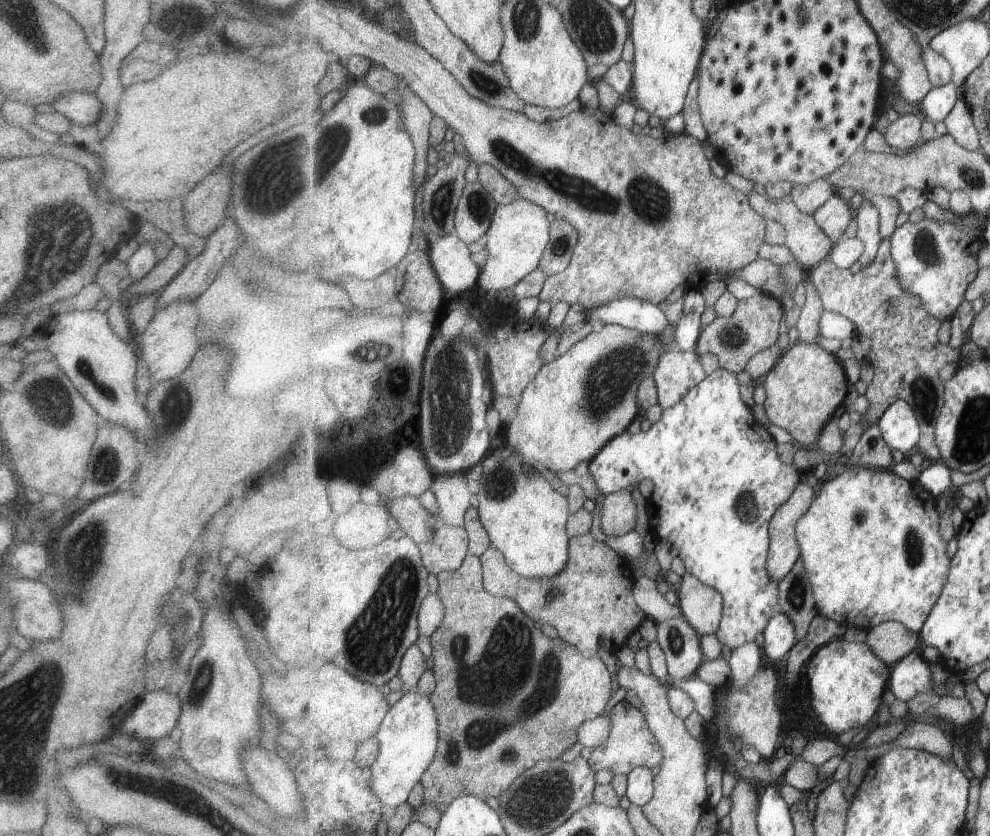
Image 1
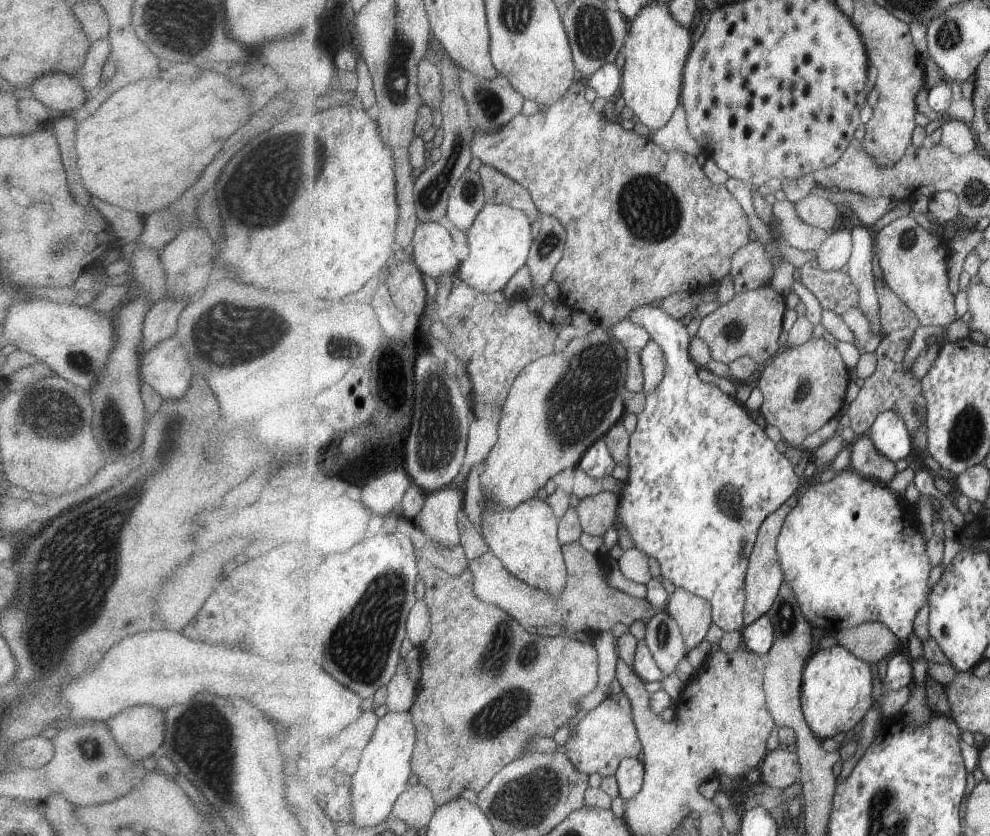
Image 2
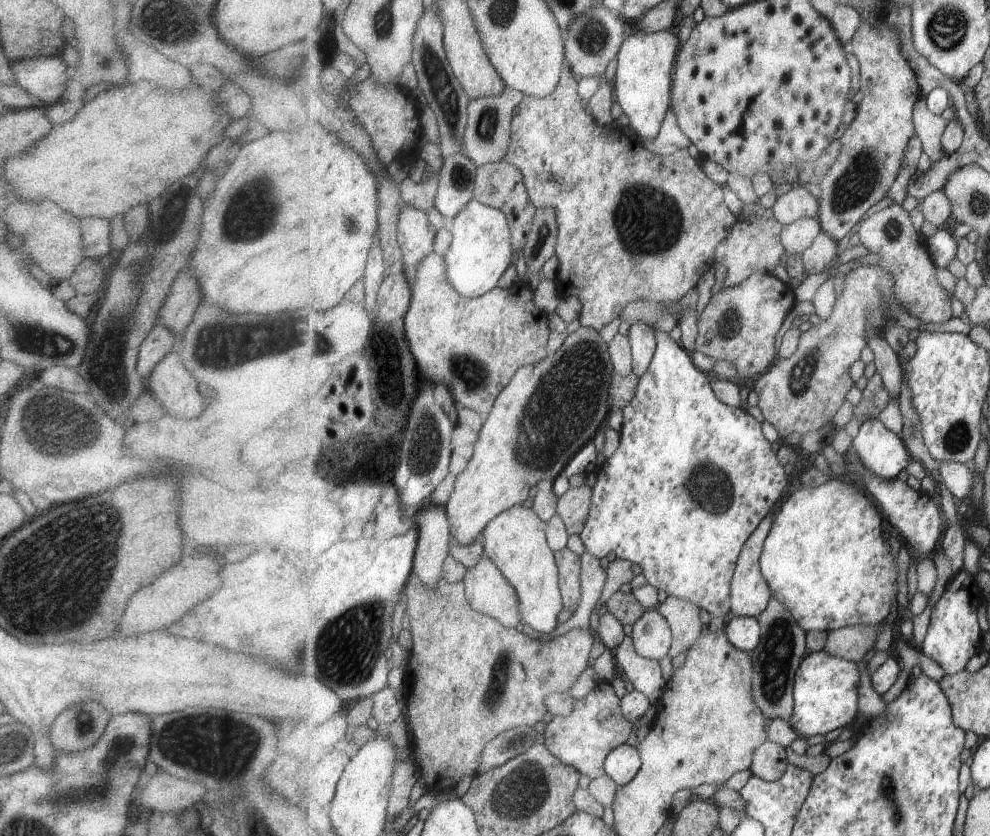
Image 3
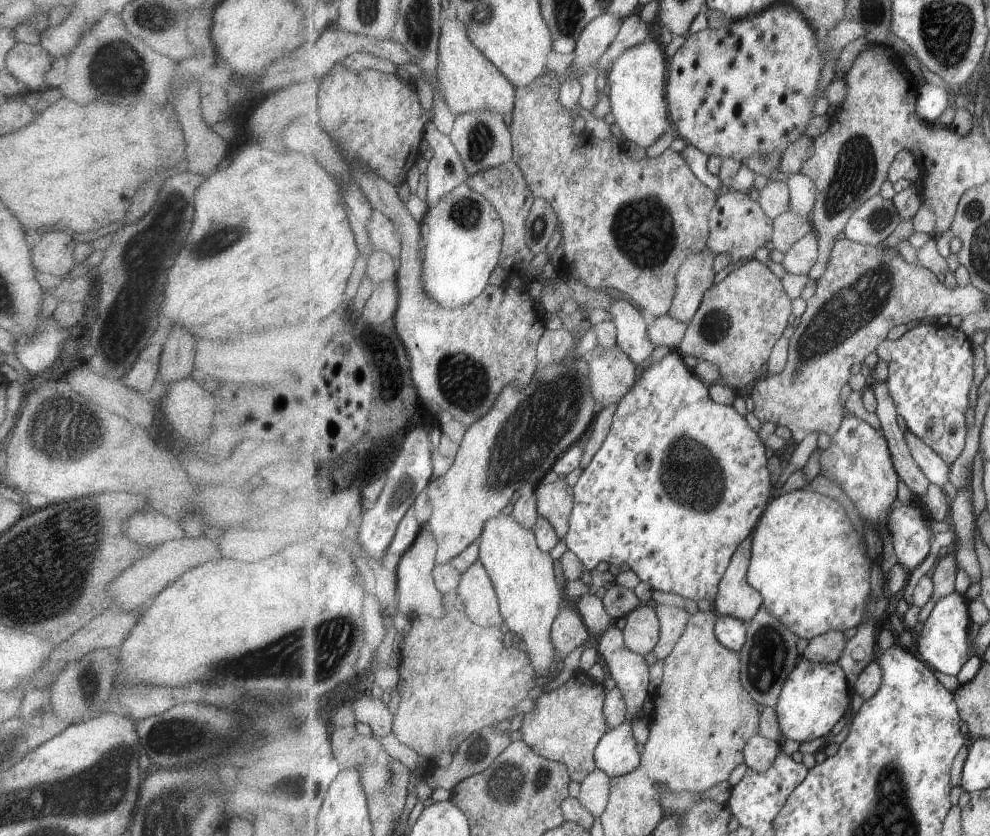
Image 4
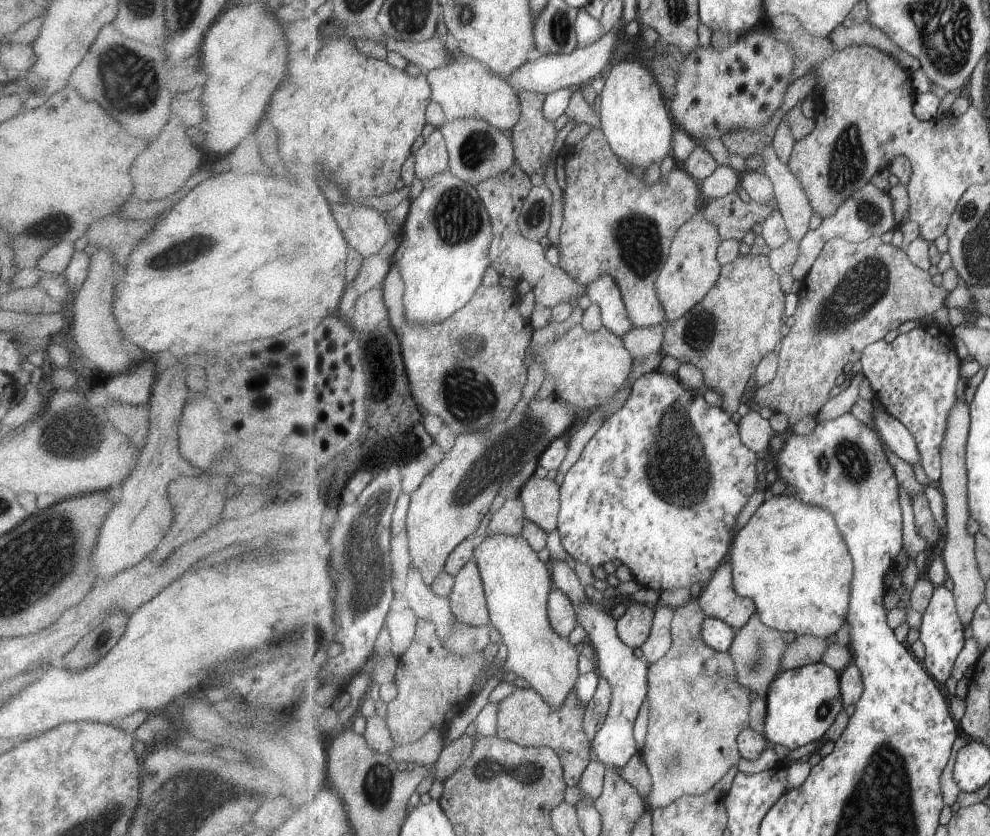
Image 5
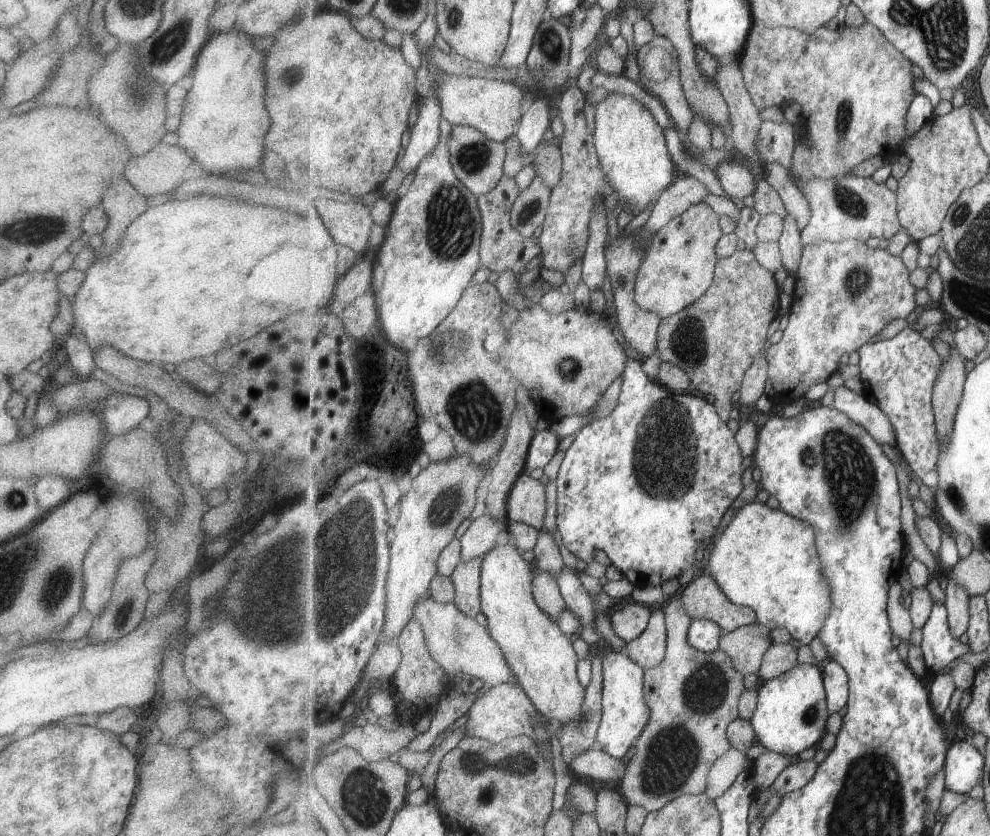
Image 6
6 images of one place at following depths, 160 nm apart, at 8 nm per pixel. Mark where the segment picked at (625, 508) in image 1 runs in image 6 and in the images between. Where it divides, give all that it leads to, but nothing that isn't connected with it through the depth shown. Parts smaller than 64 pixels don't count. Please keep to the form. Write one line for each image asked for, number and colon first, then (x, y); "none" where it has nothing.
2: (597, 512)
3: (574, 505)
4: (555, 500)
5: (541, 497)
6: (528, 503)

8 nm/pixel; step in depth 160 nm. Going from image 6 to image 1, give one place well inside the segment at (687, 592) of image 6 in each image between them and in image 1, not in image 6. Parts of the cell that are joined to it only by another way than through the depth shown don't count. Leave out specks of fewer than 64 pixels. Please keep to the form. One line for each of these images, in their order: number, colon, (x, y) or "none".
1: (784, 552)
2: (765, 577)
3: (751, 594)
4: (736, 597)
5: (719, 599)

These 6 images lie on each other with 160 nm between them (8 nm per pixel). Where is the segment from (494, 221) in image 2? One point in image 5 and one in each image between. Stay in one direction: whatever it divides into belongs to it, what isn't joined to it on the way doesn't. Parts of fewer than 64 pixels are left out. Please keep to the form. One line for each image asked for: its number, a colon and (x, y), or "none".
3: (482, 251)
4: (466, 233)
5: (437, 270)

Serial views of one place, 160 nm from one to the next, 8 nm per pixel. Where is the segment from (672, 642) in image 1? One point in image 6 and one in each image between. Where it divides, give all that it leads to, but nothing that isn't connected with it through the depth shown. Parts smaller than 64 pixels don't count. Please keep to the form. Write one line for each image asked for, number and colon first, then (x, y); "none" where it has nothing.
2: (664, 636)
3: (652, 635)
4: (642, 632)
5: (634, 627)
6: (628, 623)

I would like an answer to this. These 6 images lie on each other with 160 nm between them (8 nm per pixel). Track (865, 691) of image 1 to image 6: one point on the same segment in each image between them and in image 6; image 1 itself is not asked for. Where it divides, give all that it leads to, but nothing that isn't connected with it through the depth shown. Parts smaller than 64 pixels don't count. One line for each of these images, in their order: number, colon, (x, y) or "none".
2: (837, 691)
3: (827, 690)
4: (816, 696)
5: (803, 703)
6: (792, 712)

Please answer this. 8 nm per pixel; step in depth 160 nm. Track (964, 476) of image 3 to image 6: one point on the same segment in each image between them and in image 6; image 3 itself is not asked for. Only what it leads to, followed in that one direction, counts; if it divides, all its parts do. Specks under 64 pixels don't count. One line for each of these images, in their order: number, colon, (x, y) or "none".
4: (937, 469)
5: (898, 437)
6: (861, 409)

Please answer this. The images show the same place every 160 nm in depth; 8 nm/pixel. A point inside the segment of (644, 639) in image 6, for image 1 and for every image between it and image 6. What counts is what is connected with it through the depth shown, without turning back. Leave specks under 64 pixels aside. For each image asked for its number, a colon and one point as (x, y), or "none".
1: (703, 606)
2: (693, 612)
3: (684, 616)
4: (673, 620)
5: (659, 643)

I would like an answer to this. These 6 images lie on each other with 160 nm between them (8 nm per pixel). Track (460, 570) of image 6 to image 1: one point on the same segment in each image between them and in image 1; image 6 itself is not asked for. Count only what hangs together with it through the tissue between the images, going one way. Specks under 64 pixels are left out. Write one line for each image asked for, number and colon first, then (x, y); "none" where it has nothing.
1: (591, 603)
2: (590, 604)
3: (489, 591)
4: (476, 588)
5: (469, 600)

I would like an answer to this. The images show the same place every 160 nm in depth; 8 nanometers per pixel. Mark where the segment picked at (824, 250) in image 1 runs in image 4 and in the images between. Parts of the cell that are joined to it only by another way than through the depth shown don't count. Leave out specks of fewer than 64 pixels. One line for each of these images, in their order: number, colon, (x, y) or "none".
2: (805, 237)
3: (797, 237)
4: (790, 227)

